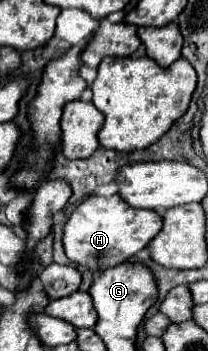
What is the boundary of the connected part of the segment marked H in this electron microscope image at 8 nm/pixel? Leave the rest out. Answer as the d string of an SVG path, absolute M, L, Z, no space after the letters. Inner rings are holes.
M93 195L71 213L65 225L63 247L71 261L77 265L89 265L93 273L99 273L131 259L137 251L147 247L147 243L155 239L155 231L159 231L159 219L161 215L157 211L135 211L135 207L127 207L117 195Z

